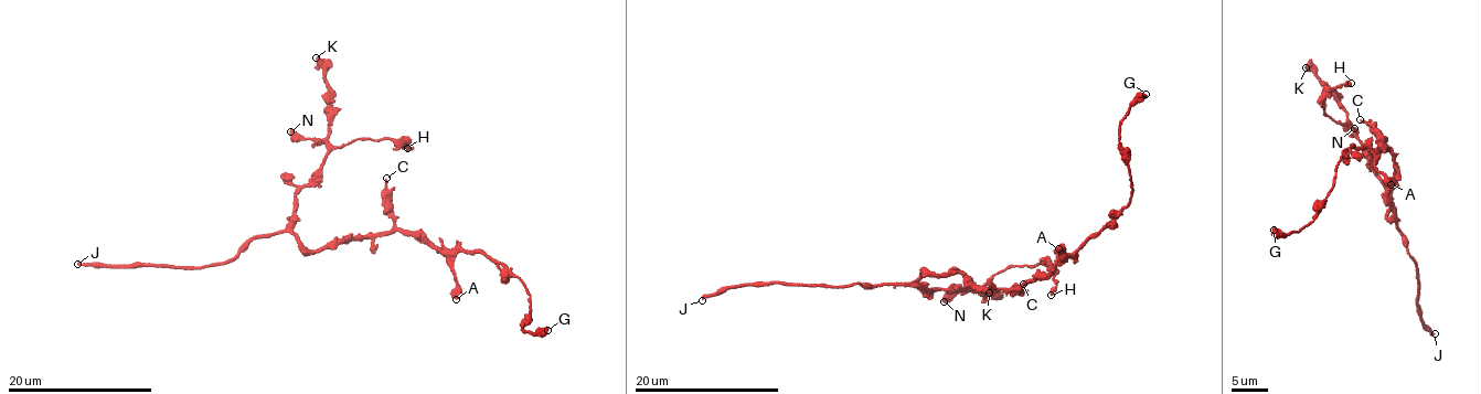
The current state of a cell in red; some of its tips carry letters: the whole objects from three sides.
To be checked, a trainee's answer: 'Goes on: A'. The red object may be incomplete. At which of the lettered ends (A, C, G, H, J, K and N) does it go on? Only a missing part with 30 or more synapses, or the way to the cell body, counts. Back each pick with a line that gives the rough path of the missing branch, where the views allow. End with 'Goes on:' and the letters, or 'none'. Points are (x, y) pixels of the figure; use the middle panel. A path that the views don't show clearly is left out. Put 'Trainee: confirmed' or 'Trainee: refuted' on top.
Trainee: refuted
Goes on: J

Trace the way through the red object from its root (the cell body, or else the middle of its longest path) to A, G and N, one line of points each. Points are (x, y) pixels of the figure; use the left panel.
A: (377, 235), (403, 230), (421, 237), (446, 257), (456, 283), (456, 299)
G: (377, 235), (415, 231), (439, 248), (480, 249), (526, 289), (530, 309), (521, 330), (547, 330)
N: (377, 235), (312, 251), (301, 243), (292, 231), (295, 199), (319, 169), (327, 148), (290, 131)

